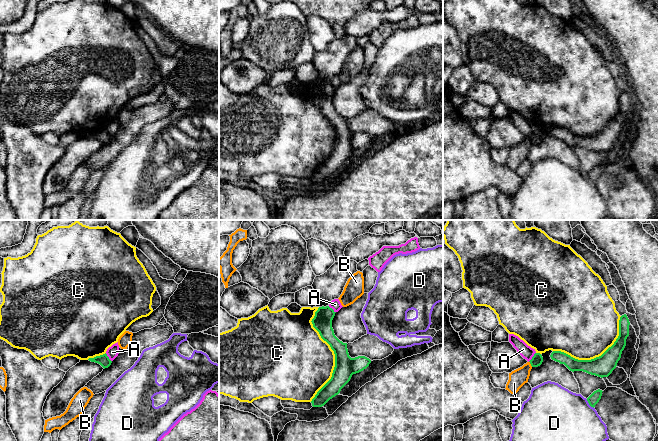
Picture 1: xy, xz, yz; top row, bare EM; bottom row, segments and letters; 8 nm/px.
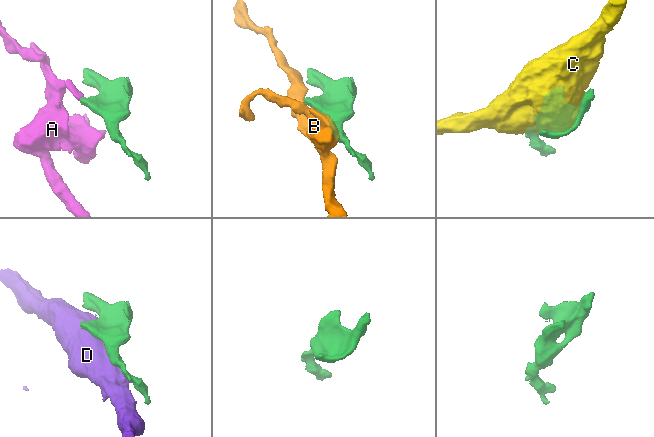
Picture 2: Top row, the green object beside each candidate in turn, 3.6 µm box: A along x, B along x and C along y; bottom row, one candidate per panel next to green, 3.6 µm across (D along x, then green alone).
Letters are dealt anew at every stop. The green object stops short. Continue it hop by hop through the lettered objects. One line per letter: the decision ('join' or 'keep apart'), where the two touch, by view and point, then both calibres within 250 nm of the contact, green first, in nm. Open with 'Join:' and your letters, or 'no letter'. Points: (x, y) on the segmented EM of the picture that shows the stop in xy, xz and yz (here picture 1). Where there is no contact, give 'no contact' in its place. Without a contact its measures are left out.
Join: no letter
A: keep apart; meets green in yz at (532, 357); 90 nm thick on the green side, 100 nm on the other
B: keep apart; meets green in yz at (530, 363); 90 nm thick on the green side, 140 nm on the other
C: keep apart; meets green in xz at (334, 353); 170 nm thick on the green side, 460 nm on the other
D: keep apart; meets green in yz at (589, 404); 90 nm thick on the green side, 420 nm on the other

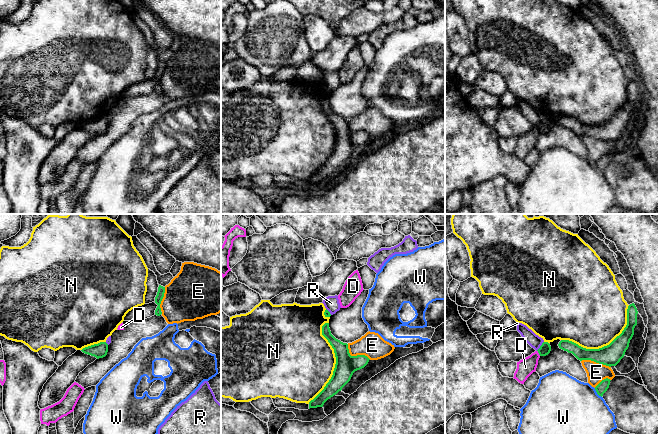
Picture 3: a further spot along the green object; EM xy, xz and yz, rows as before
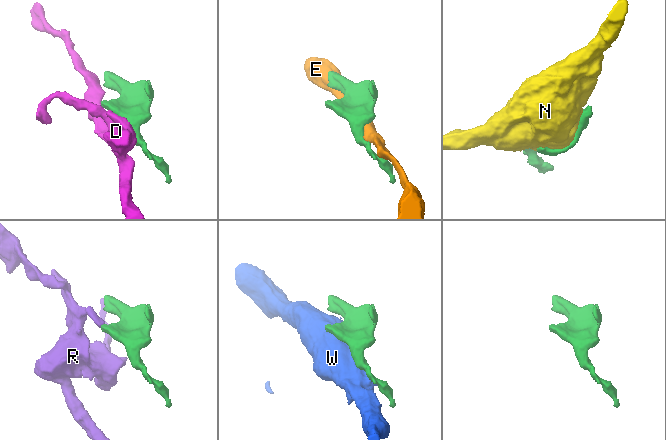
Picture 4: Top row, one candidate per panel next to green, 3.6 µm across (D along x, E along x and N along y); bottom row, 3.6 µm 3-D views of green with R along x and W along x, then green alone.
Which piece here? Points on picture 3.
Join: no letter
D: keep apart; meets green in yz at (538, 352); 90 nm thick on the green side, 140 nm on the other
E: keep apart; meets green in xz at (355, 356); 170 nm thick on the green side, 200 nm on the other
N: keep apart; meets green in yz at (604, 346); 170 nm thick on the green side, 480 nm on the other
R: keep apart; meets green in yz at (540, 346); 90 nm thick on the green side, 100 nm on the other
W: keep apart; meets green in yz at (597, 393); 90 nm thick on the green side, 440 nm on the other

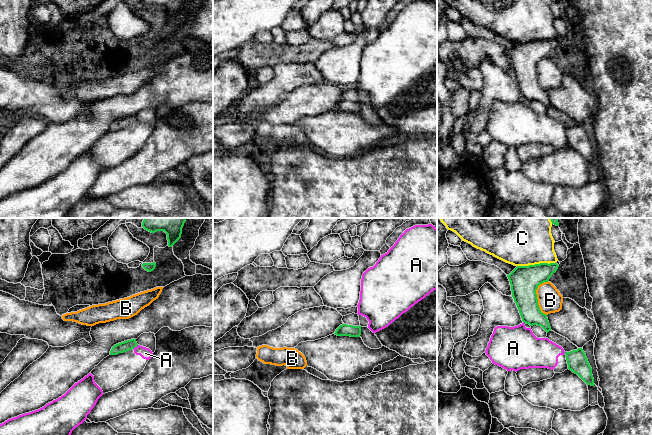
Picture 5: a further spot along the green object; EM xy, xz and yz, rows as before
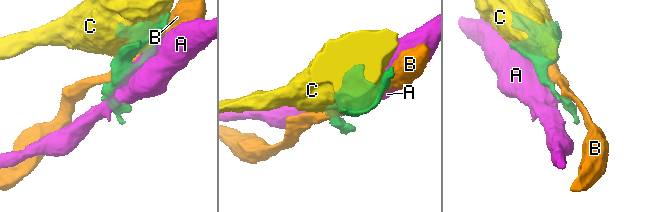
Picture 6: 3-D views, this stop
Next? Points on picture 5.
Join: no letter
A: keep apart; meets green in xy at (135, 346); 90 nm thick on the green side, 90 nm on the other
B: keep apart; meets green in yz at (536, 296); 240 nm thick on the green side, 200 nm on the other
C: keep apart; meets green in yz at (536, 264); 240 nm thick on the green side, 460 nm on the other

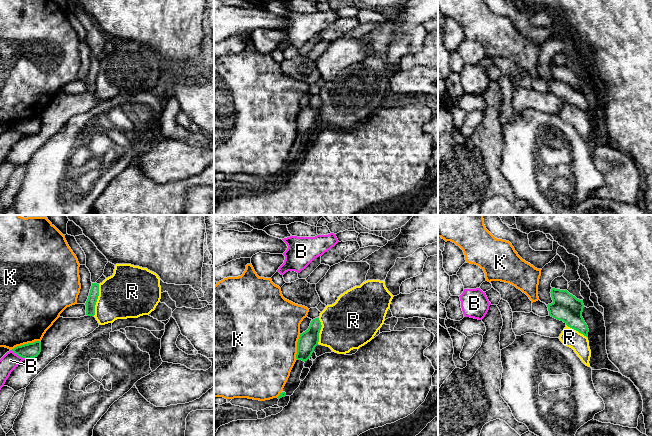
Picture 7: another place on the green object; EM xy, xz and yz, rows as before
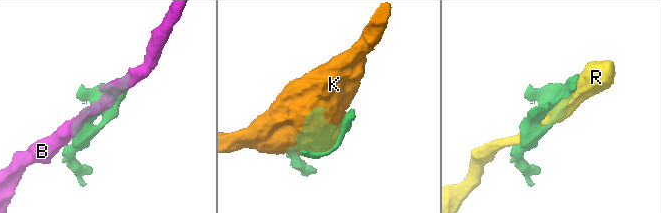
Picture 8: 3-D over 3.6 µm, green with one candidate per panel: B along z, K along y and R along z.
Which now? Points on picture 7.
Join: no letter
B: keep apart; meets green in xy at (18, 355); 130 nm thick on the green side, 140 nm on the other
K: keep apart; meets green in xy at (25, 344); 130 nm thick on the green side, 440 nm on the other
R: keep apart; meets green in xy at (96, 300); 80 nm thick on the green side, 380 nm on the other

